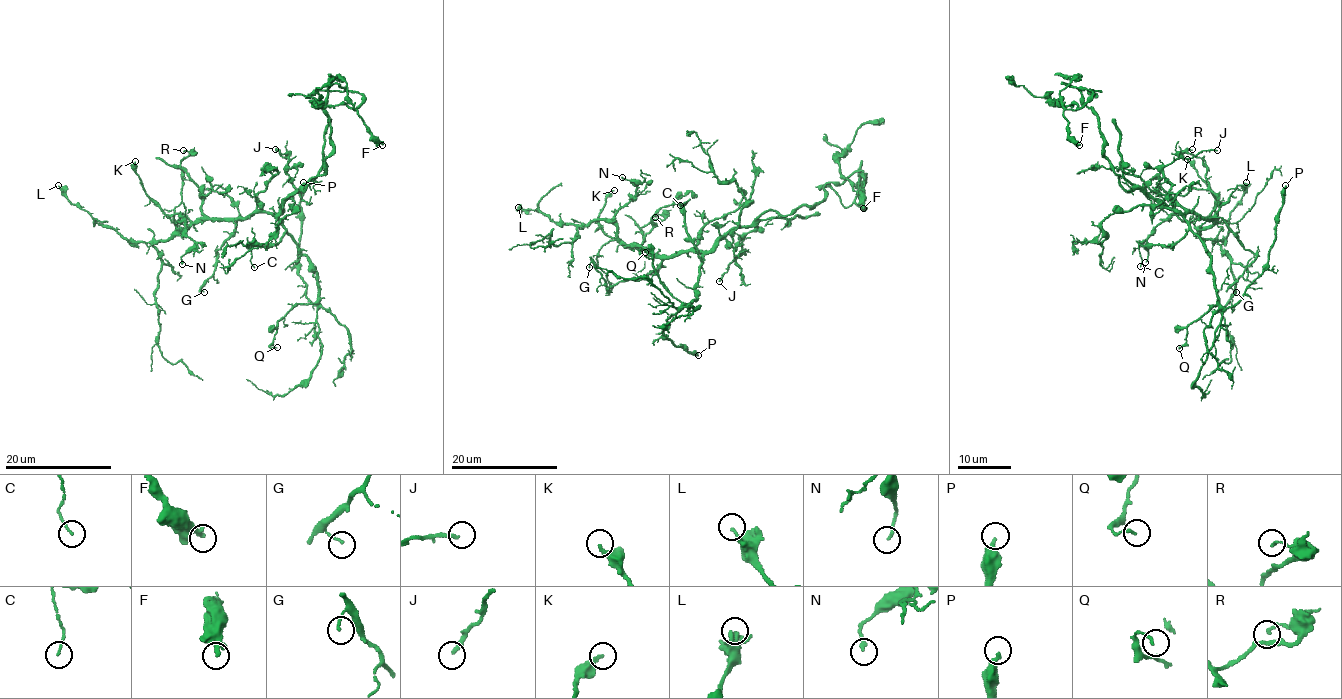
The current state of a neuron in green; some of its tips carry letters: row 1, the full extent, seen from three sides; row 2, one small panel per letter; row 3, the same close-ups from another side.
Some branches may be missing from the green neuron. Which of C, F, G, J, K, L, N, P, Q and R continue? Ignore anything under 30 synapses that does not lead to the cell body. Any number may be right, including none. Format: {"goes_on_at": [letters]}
{"goes_on_at": ["J"]}

